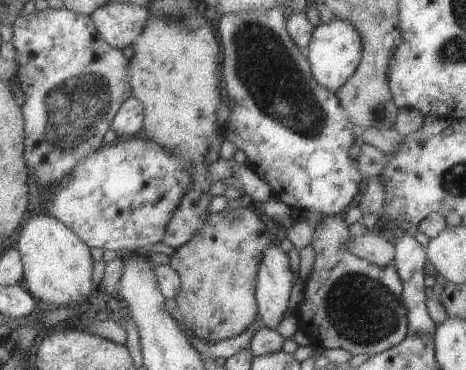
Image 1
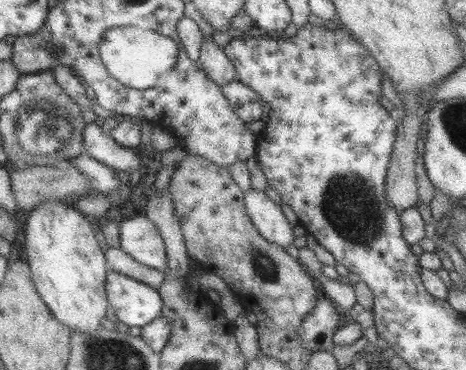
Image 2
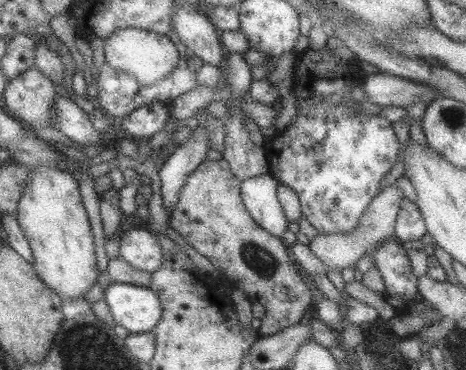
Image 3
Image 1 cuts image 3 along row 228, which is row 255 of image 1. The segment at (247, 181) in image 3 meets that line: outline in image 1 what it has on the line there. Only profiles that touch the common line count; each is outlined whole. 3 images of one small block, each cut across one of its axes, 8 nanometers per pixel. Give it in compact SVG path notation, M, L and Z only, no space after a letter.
M273 242L259 264L255 278L255 300L257 312L265 328L275 330L279 322L289 316L289 290L293 288L291 270L287 262L287 254L281 252L279 242Z

